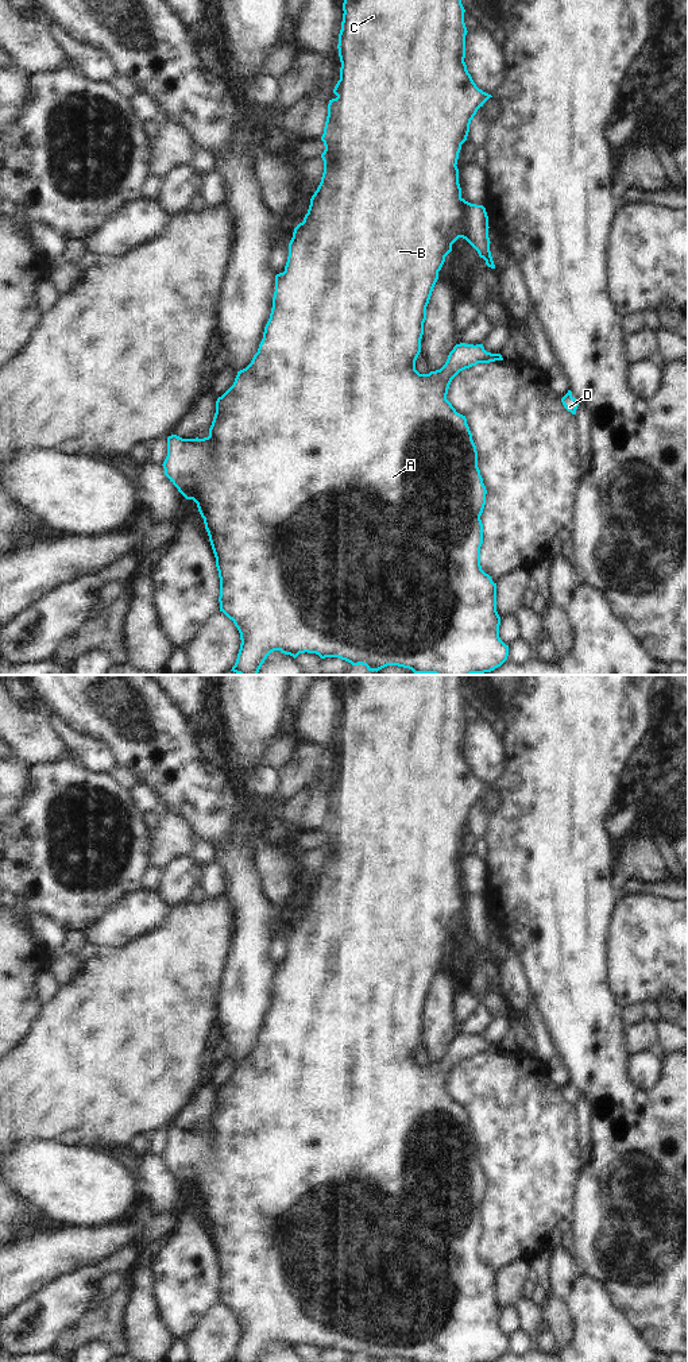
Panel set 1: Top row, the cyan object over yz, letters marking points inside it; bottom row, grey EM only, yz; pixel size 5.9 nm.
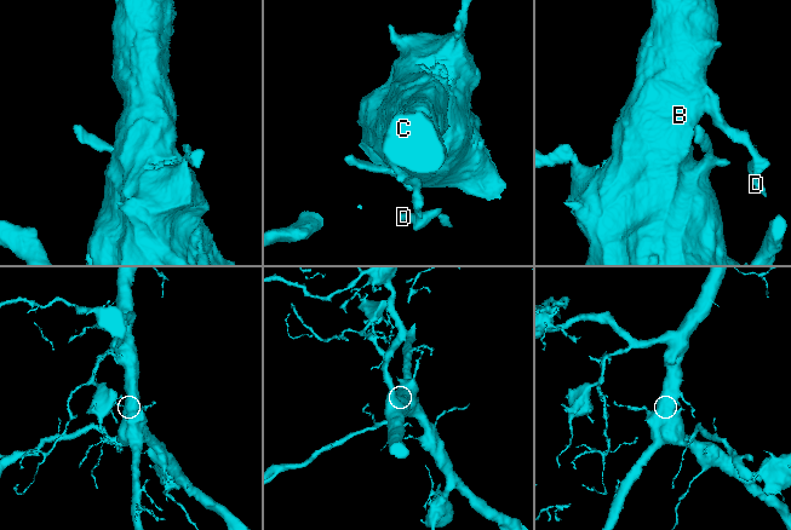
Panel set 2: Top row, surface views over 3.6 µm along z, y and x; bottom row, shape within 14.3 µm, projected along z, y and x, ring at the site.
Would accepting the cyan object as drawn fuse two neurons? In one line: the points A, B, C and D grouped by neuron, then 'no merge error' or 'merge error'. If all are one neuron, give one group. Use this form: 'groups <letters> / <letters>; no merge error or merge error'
groups A B C D; no merge error

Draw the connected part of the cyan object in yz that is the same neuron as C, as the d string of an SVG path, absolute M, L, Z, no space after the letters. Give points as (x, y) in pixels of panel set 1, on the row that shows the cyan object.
M344 0L343 3L343 22L339 34L339 57L341 62L340 80L337 81L333 93L336 99L329 100L328 116L324 127L321 140L325 150L321 154L324 161L324 173L321 182L310 198L310 205L304 221L299 223L293 232L289 243L289 256L285 271L275 275L275 292L273 297L273 308L270 319L264 327L263 339L259 344L258 352L254 355L251 363L237 371L233 385L216 401L216 413L209 428L209 436L204 439L182 439L177 435L167 437L167 456L163 462L165 475L186 498L197 503L198 512L204 518L205 529L216 557L216 567L220 578L220 611L223 611L240 633L240 649L237 659L231 671L239 675L258 675L262 664L267 656L274 651L281 651L294 659L299 653L316 653L321 659L339 657L351 663L352 665L366 665L368 671L379 671L387 665L398 665L411 670L414 674L434 674L434 675L472 675L491 672L500 667L509 656L509 645L499 637L500 617L496 611L496 583L491 576L482 570L480 566L480 547L483 544L483 524L480 516L486 505L486 486L478 467L478 451L472 440L472 433L467 424L465 416L456 412L452 404L447 400L448 389L452 379L463 370L476 366L478 363L490 363L503 360L500 354L487 352L483 344L465 344L460 343L449 352L445 364L429 374L420 374L415 370L415 360L421 352L421 339L424 335L424 323L426 320L426 306L429 304L433 288L438 279L445 256L452 251L452 244L459 239L465 239L486 261L486 265L495 269L488 238L488 216L483 205L476 205L465 201L461 197L461 188L459 184L457 159L461 144L467 140L469 124L478 109L492 97L476 86L464 62L465 58L465 35L467 27L464 23L464 7L461 0Z

